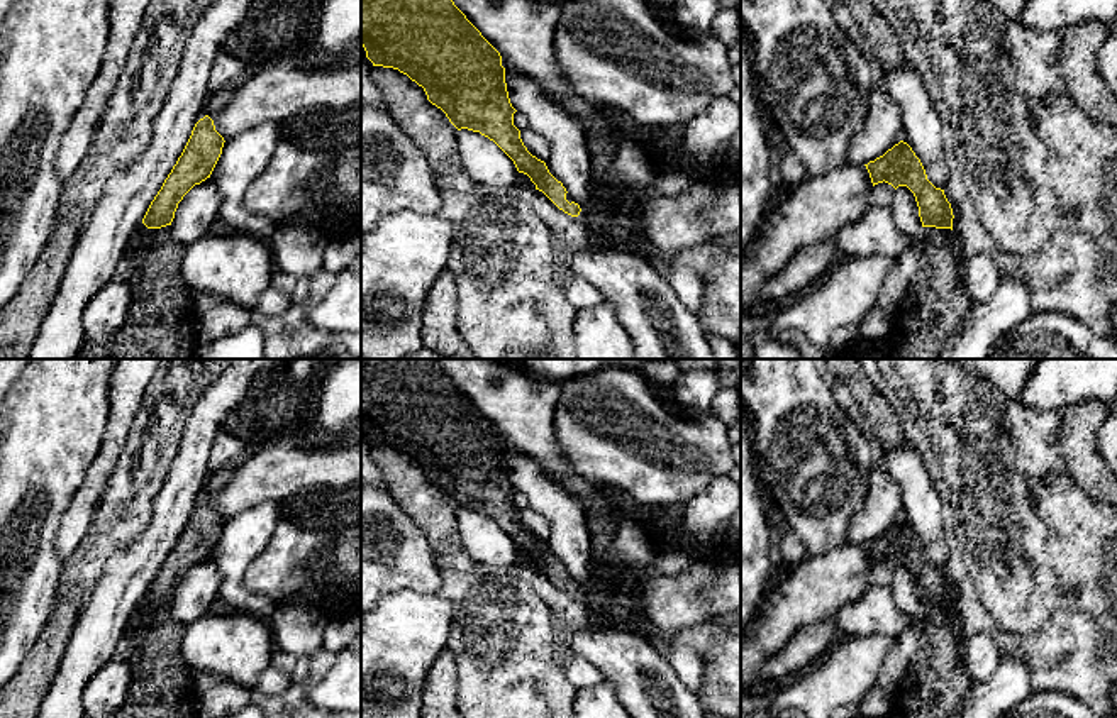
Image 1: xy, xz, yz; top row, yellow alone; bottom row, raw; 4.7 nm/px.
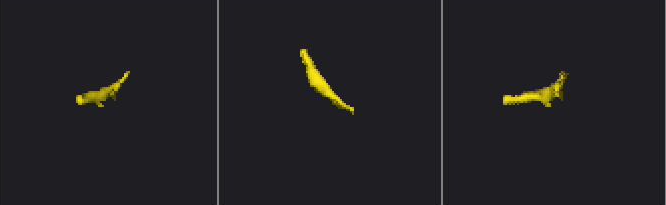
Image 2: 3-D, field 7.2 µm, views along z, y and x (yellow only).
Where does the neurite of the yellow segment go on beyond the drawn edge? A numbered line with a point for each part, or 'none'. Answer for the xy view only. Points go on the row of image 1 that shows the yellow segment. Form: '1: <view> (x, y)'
1: xy (160, 324)

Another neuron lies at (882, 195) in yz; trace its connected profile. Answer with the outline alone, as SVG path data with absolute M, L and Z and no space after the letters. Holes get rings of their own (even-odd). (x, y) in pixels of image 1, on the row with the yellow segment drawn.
M878 183L871 190L871 207L892 207L895 188L888 183Z

